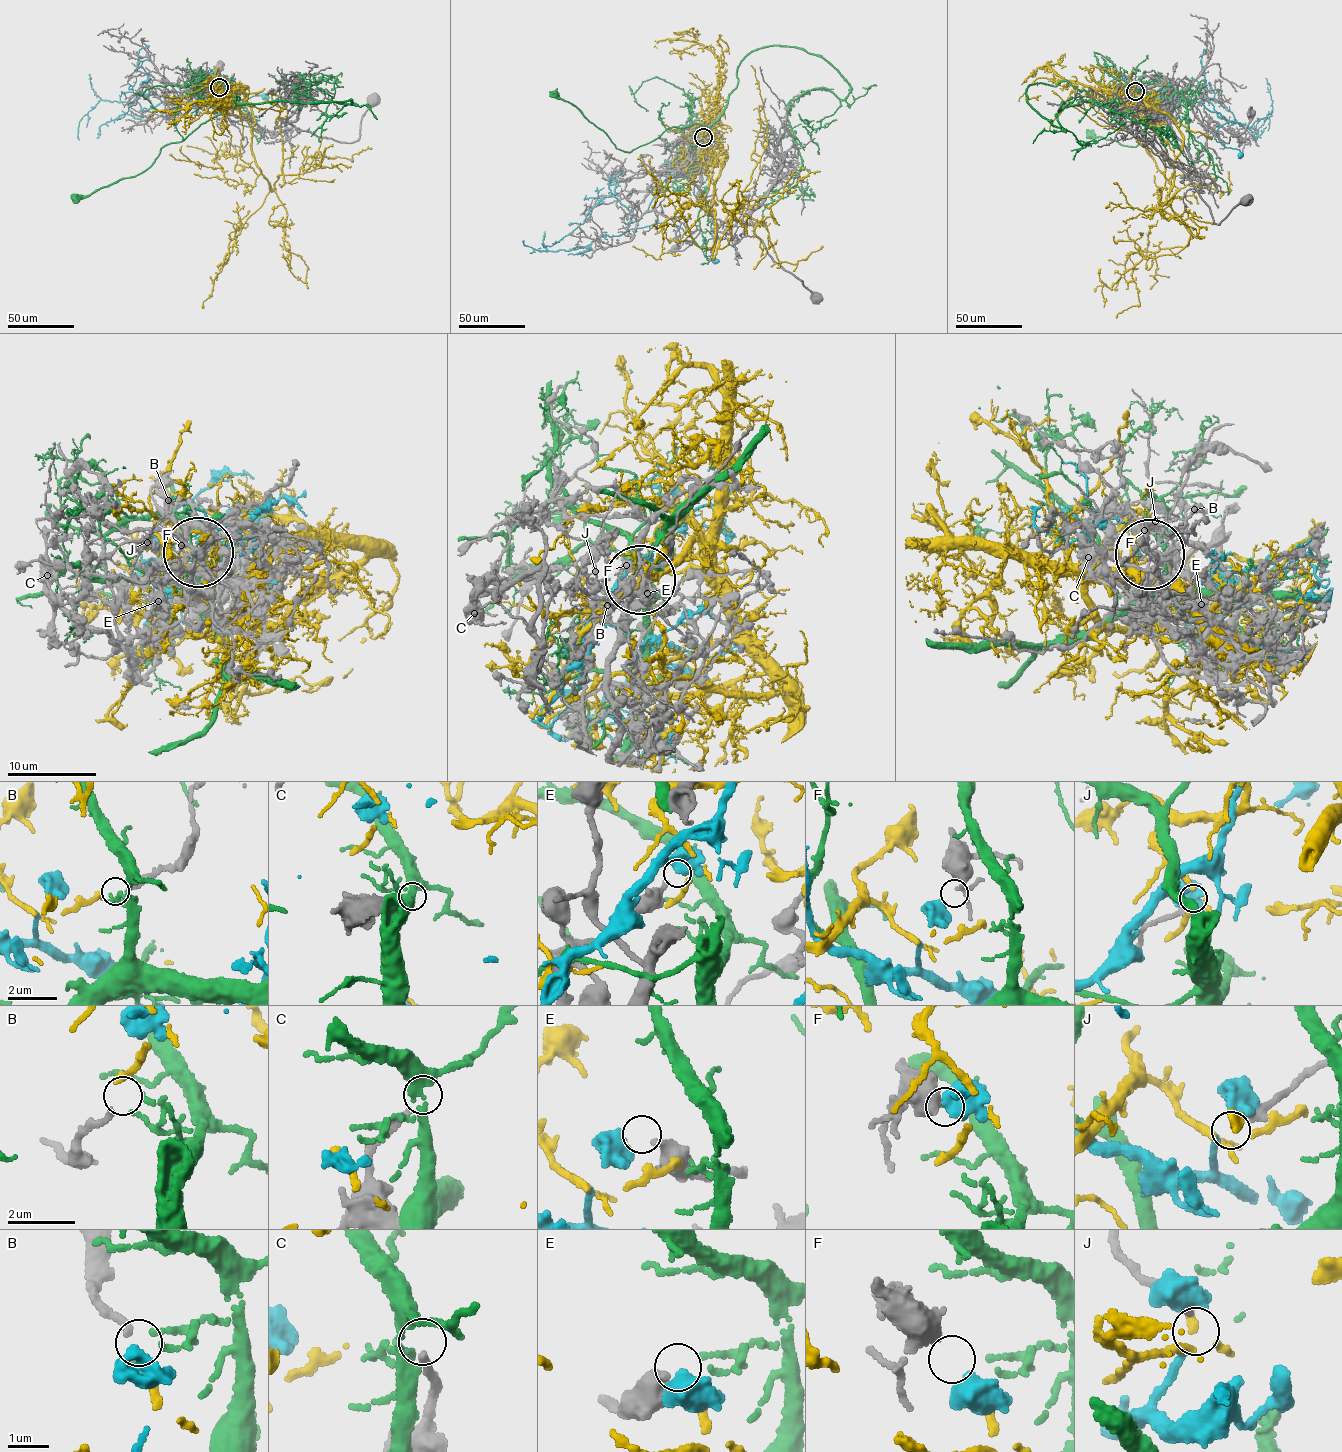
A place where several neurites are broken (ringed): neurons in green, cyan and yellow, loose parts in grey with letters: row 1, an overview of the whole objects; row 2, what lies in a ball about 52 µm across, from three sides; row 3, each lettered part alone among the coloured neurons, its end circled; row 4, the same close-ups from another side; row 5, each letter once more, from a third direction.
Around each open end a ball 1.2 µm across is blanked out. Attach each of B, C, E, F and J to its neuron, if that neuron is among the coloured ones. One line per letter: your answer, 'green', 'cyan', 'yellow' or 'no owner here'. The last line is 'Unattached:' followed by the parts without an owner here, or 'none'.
B: yellow
C: no owner here
E: no owner here
F: cyan
J: no owner here
Unattached: C, E, J

